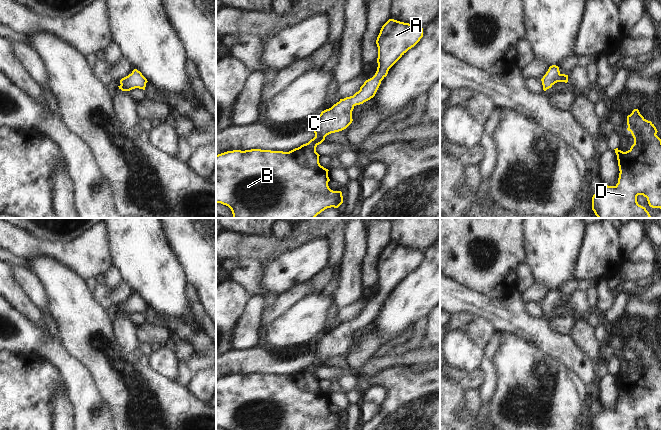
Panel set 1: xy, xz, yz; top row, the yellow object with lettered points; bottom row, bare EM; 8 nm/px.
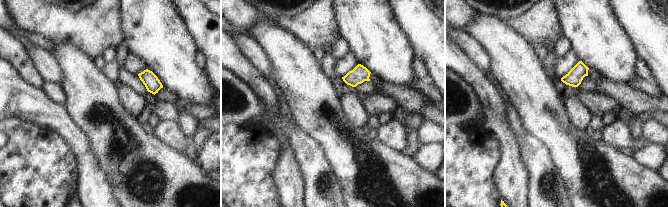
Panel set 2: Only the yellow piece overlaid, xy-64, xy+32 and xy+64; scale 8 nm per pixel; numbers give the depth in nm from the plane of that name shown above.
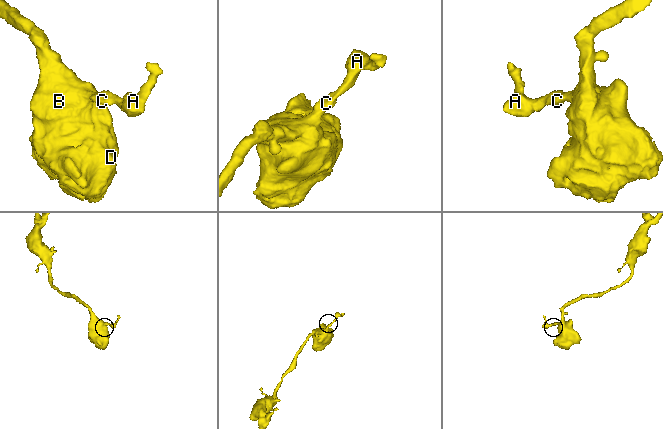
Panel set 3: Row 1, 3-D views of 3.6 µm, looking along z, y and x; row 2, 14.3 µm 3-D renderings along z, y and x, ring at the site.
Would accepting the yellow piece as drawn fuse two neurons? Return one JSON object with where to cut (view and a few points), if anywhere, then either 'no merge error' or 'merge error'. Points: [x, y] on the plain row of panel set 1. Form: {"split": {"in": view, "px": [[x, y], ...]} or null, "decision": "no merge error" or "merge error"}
{"split": null, "decision": "no merge error"}

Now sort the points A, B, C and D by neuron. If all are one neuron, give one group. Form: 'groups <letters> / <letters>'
groups A B C D

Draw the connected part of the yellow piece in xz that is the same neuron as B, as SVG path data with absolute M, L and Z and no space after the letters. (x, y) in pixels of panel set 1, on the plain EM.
M389 243L382 250L376 264L378 271L378 291L375 299L366 304L360 311L360 314L353 320L340 323L331 332L321 336L316 343L314 351L315 361L308 367L289 376L251 373L245 375L227 375L216 379L216 427L221 427L226 430L340 430L343 427L342 416L333 415L329 412L329 394L320 389L320 379L316 376L316 371L325 364L327 359L342 355L352 347L352 335L354 331L363 328L375 320L381 305L387 300L389 293L409 273L414 271L422 261L422 251Z

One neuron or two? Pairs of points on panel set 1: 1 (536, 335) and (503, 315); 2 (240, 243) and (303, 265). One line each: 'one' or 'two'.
1: one
2: two

